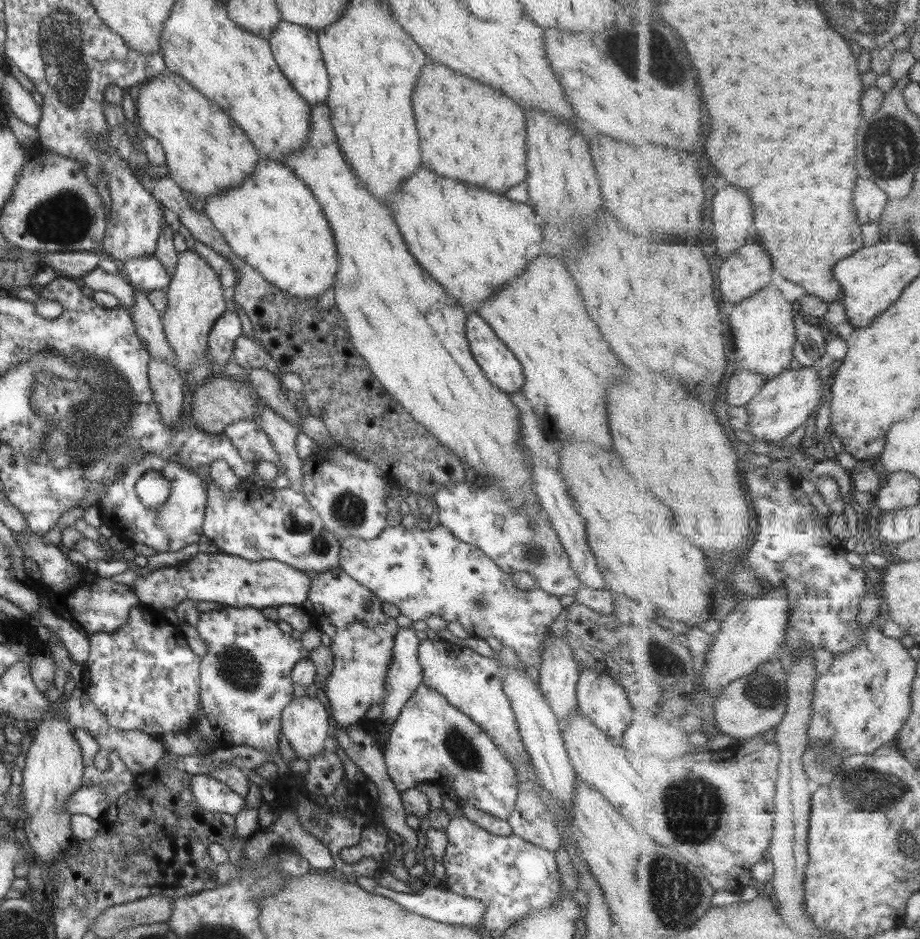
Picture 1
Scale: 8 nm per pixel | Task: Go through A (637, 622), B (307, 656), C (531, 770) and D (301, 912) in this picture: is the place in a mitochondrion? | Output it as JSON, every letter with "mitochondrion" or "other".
{"A":"other","B":"other","C":"other","D":"other"}

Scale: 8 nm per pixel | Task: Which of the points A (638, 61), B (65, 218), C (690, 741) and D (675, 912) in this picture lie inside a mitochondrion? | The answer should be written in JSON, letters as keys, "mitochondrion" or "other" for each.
{"A":"mitochondrion","B":"mitochondrion","C":"other","D":"mitochondrion"}

